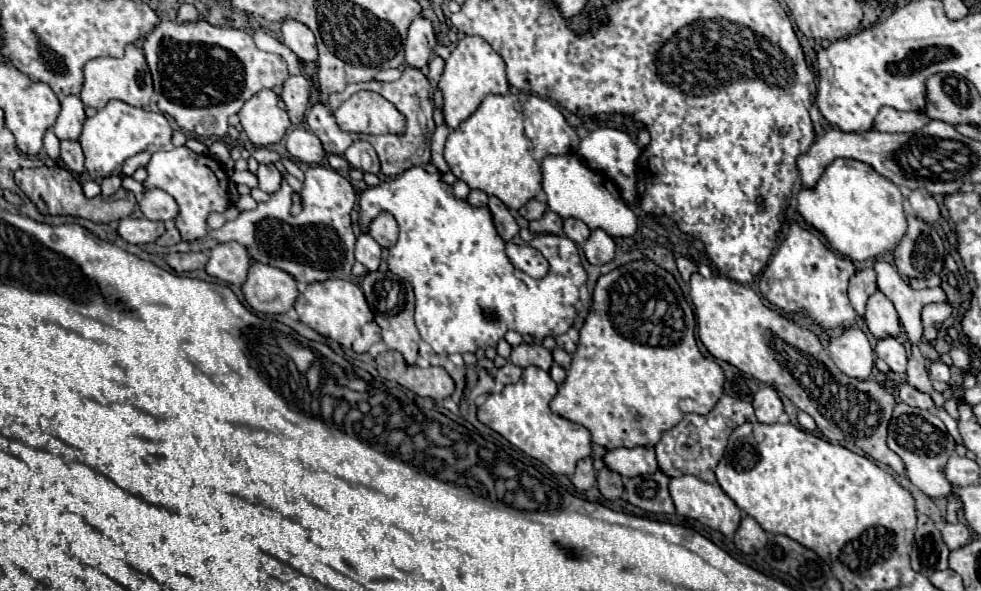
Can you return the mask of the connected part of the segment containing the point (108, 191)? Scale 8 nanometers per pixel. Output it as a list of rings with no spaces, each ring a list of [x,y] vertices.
[[[110,175],[110,177],[100,181],[100,187],[102,187],[102,195],[110,197],[110,195],[114,195],[122,187],[122,177],[120,175]]]

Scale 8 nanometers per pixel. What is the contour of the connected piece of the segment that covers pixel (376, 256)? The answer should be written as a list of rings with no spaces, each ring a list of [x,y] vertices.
[[[360,235],[356,239],[356,249],[354,249],[356,261],[360,261],[368,271],[376,271],[380,265],[382,257],[382,247],[370,237],[370,235]]]

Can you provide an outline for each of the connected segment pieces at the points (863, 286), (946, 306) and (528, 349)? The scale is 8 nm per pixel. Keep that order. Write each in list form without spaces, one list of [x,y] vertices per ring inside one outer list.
[[[864,267],[860,271],[860,275],[856,275],[852,279],[852,289],[848,291],[848,297],[850,297],[850,303],[852,307],[856,309],[856,313],[862,317],[864,315],[864,305],[866,305],[866,299],[876,291],[876,275],[870,267]]]
[[[930,303],[922,309],[922,325],[924,325],[924,337],[934,343],[938,339],[938,333],[934,329],[936,323],[946,321],[952,315],[954,305],[952,303]]]
[[[522,343],[522,345],[512,349],[510,361],[514,365],[518,365],[520,369],[536,365],[536,367],[548,371],[552,367],[552,353],[548,349],[544,349],[542,345],[526,345],[526,343]]]

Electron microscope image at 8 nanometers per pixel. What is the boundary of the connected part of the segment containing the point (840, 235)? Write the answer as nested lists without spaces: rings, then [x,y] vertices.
[[[836,159],[830,163],[812,191],[798,193],[798,211],[826,235],[838,253],[858,263],[894,251],[906,231],[900,189],[882,175],[876,175],[866,163],[854,159]]]

